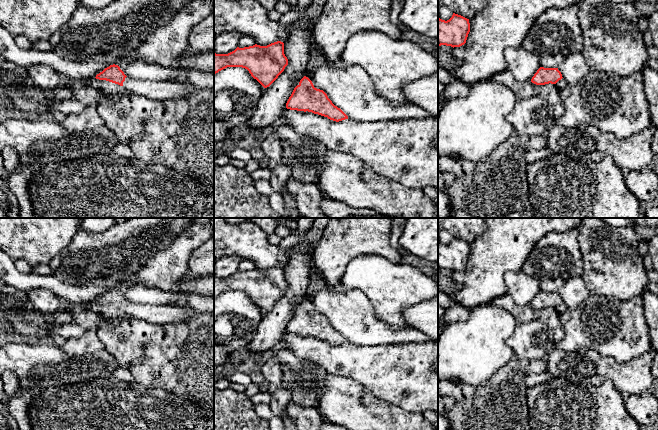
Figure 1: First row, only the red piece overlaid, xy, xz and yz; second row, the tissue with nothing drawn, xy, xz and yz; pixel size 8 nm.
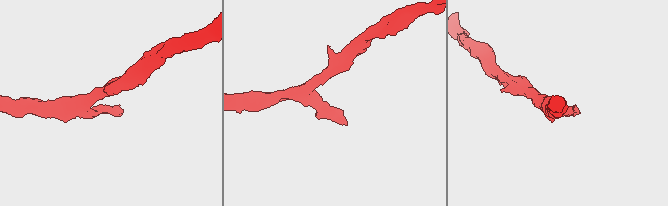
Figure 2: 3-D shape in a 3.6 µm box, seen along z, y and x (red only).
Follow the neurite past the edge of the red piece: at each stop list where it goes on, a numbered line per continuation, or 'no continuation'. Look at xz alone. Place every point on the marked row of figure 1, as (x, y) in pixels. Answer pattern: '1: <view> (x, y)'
no continuation

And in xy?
1: xy (156, 90)

